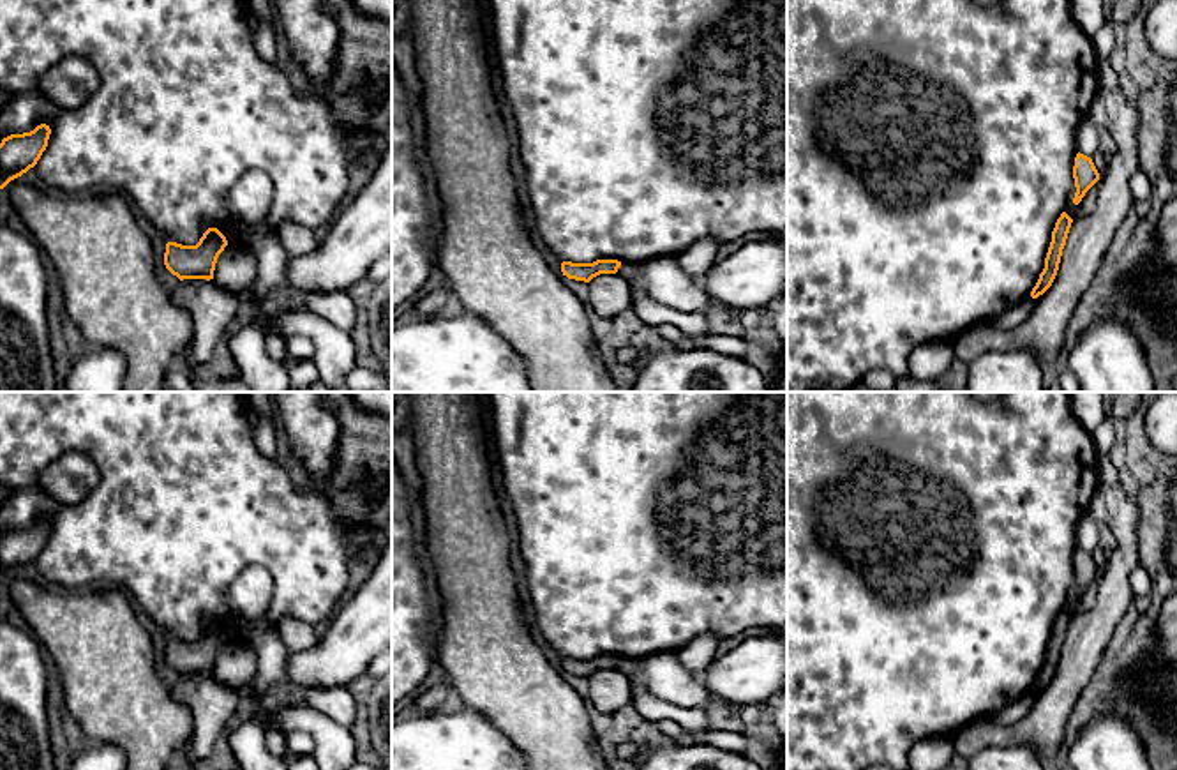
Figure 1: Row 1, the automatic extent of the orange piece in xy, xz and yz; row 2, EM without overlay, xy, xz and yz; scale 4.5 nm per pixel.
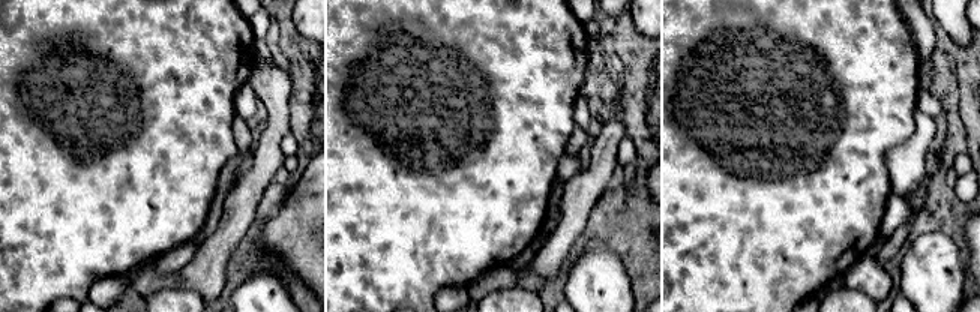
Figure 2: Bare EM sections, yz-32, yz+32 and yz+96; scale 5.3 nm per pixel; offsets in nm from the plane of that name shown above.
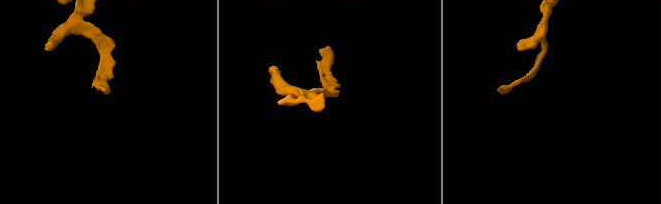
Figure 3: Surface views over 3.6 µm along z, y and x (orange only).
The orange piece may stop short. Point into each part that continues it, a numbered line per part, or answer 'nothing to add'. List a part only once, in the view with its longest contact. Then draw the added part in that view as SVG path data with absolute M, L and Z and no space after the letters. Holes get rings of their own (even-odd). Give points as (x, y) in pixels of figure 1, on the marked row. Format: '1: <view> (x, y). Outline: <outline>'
nothing to add

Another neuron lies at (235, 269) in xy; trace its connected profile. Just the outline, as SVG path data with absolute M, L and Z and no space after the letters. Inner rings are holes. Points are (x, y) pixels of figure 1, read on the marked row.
M228 244L219 254L214 281L233 291L242 293L256 279L258 261L252 251L244 244Z

